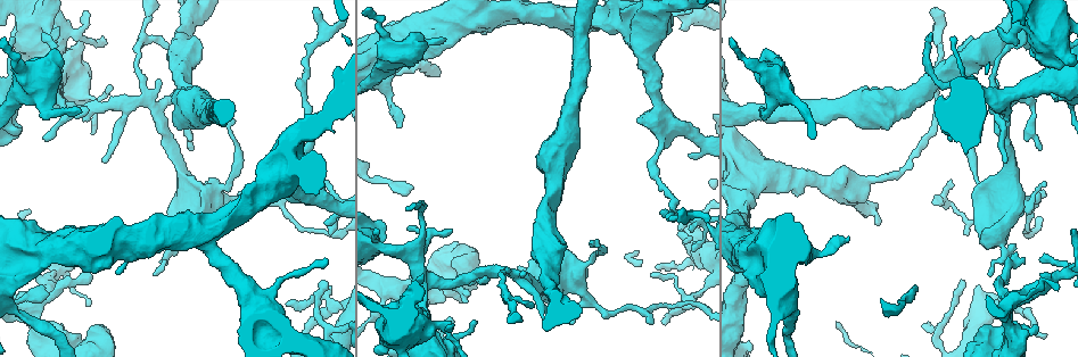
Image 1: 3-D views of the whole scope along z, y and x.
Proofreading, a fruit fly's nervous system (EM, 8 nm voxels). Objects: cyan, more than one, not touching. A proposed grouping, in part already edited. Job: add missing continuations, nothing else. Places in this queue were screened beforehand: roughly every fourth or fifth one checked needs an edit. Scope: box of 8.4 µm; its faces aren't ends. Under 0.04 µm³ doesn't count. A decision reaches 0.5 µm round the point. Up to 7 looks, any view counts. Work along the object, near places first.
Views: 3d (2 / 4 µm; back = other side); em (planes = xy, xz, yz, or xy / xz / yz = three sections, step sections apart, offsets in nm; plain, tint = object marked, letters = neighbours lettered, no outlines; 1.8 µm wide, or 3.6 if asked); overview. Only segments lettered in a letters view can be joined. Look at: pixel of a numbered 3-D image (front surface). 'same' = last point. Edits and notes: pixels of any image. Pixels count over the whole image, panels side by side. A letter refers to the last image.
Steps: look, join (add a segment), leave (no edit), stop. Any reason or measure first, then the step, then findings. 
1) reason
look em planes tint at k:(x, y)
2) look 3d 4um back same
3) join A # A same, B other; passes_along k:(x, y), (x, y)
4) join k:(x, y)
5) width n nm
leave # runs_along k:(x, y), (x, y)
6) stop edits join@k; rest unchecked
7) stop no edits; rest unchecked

thick end
look 3d 2um at 1:(1037, 327)

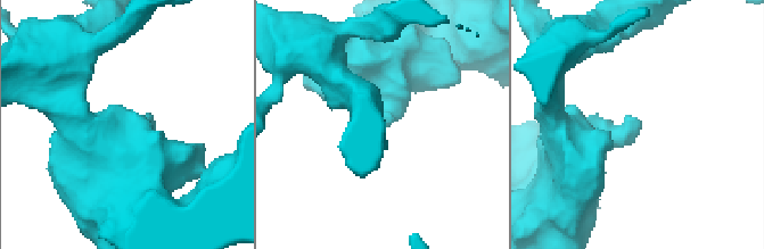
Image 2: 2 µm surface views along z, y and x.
shape alone is not enough
look em planes letters at 2:(639, 119)

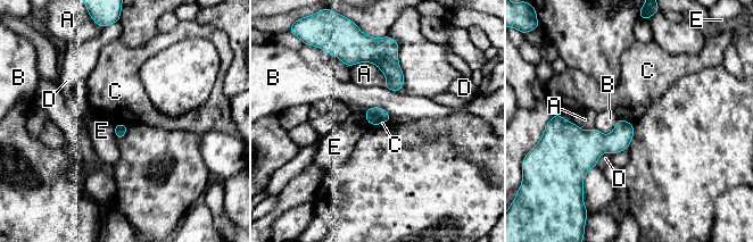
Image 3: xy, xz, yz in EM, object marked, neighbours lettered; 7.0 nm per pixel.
leave # A other, B other, C other, D other, E other; border 3:(619, 118), (632, 124); none of them fits

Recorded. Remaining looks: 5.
free end
look 3d 2um at 1:(990, 273)

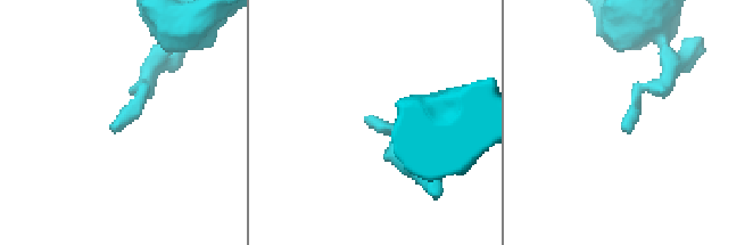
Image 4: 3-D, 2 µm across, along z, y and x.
now the EM
look em planes plain at 4:(367, 121)

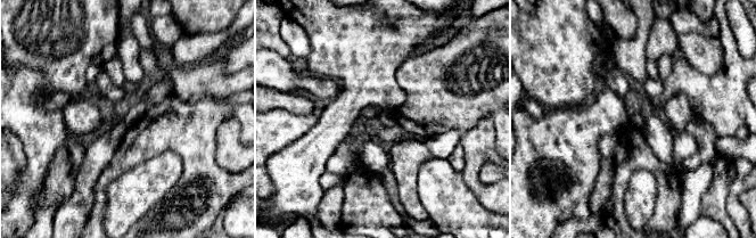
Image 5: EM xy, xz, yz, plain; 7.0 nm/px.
look em planes letters same

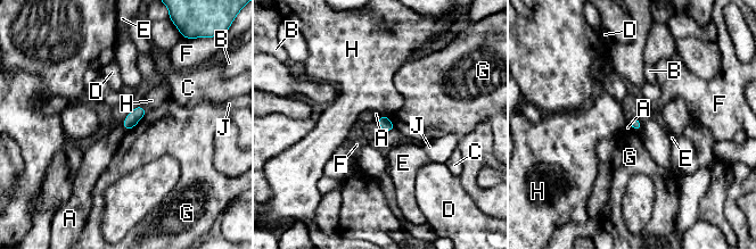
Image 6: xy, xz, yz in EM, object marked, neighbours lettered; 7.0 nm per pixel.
leave # A other, B other, C other, D other, E other, F other, G other, H other, J other; border 6:(122, 126), (126, 130); no lettered segment goes on from it

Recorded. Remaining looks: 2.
sharp bend
look em 3.6um yz step 8 plain at 1:(1055, 69)

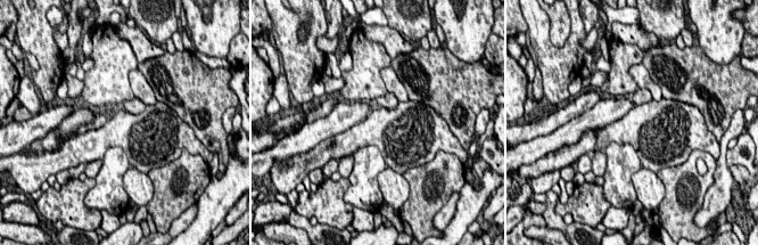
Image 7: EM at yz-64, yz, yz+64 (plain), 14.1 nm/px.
what lies round it
look em 3.6um yz step 8 letters same

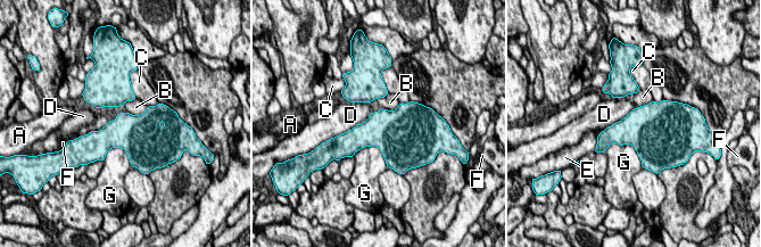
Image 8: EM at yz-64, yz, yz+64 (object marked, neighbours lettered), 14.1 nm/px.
width 500 nm
leave # A other, B other, C other, D other, E other, F other, G other; border 8:(636, 106), (602, 131); no lettered segment goes on from it

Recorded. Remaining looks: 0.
stop no edits; rest unchecked

